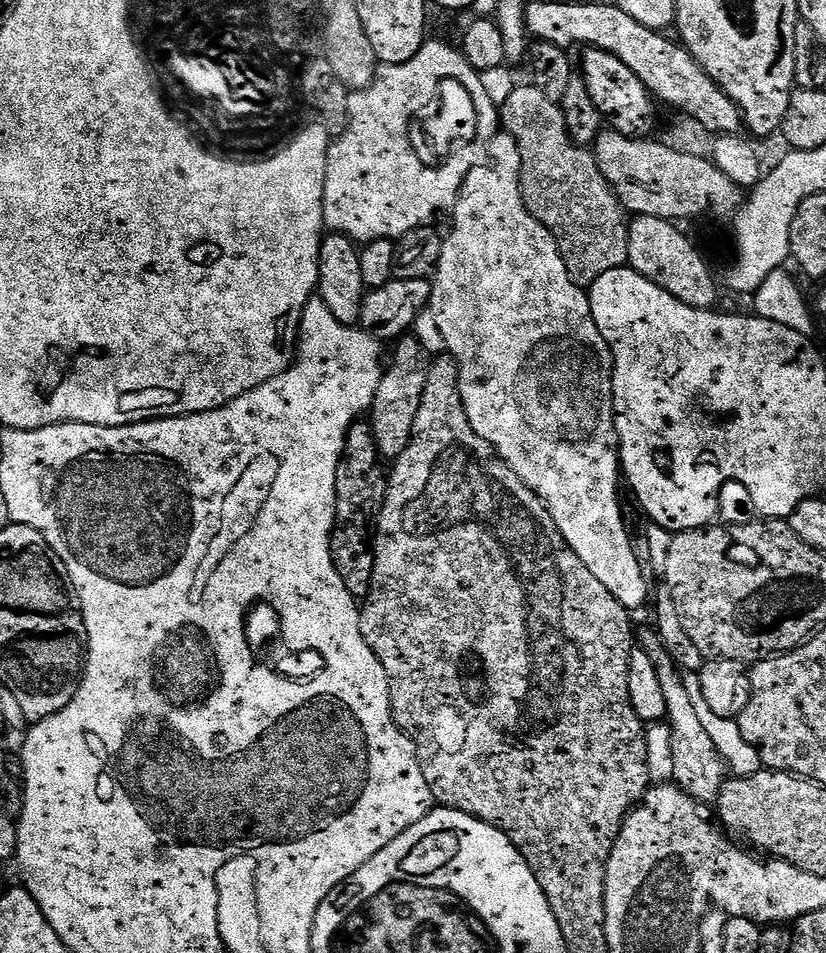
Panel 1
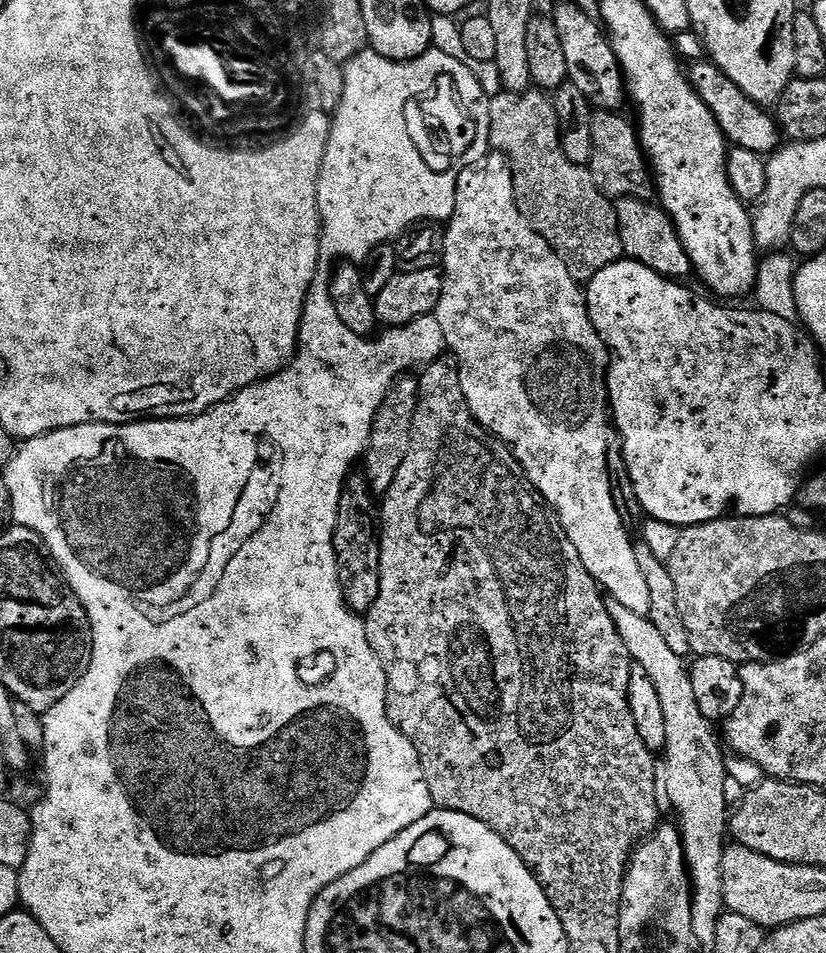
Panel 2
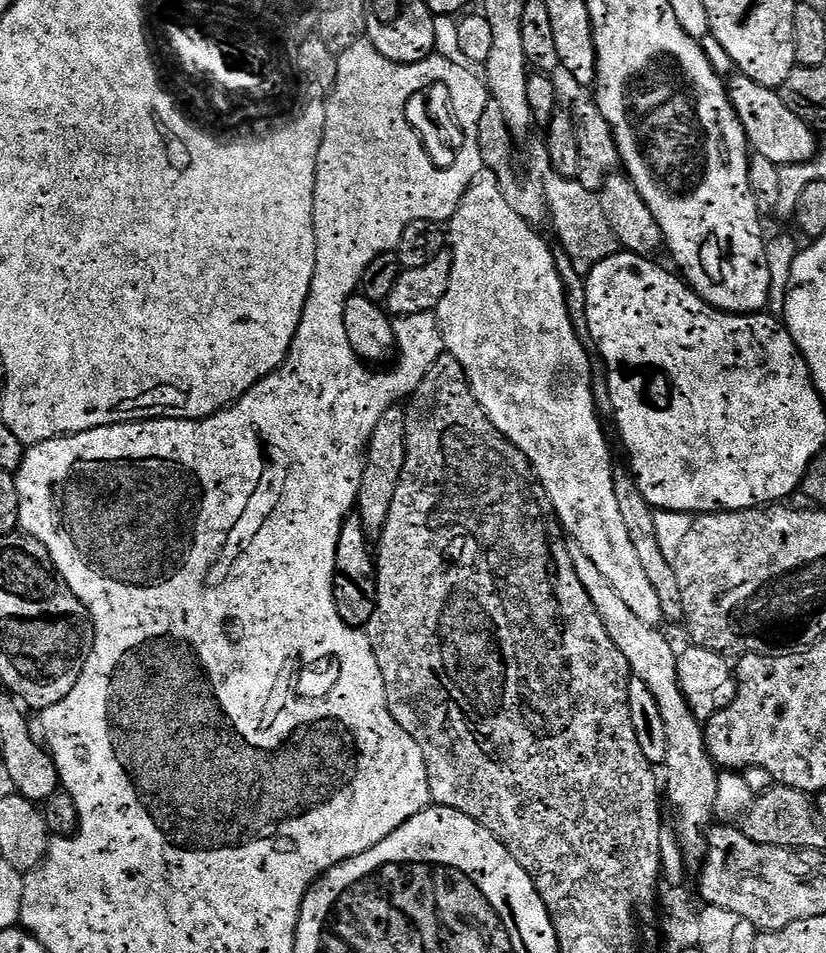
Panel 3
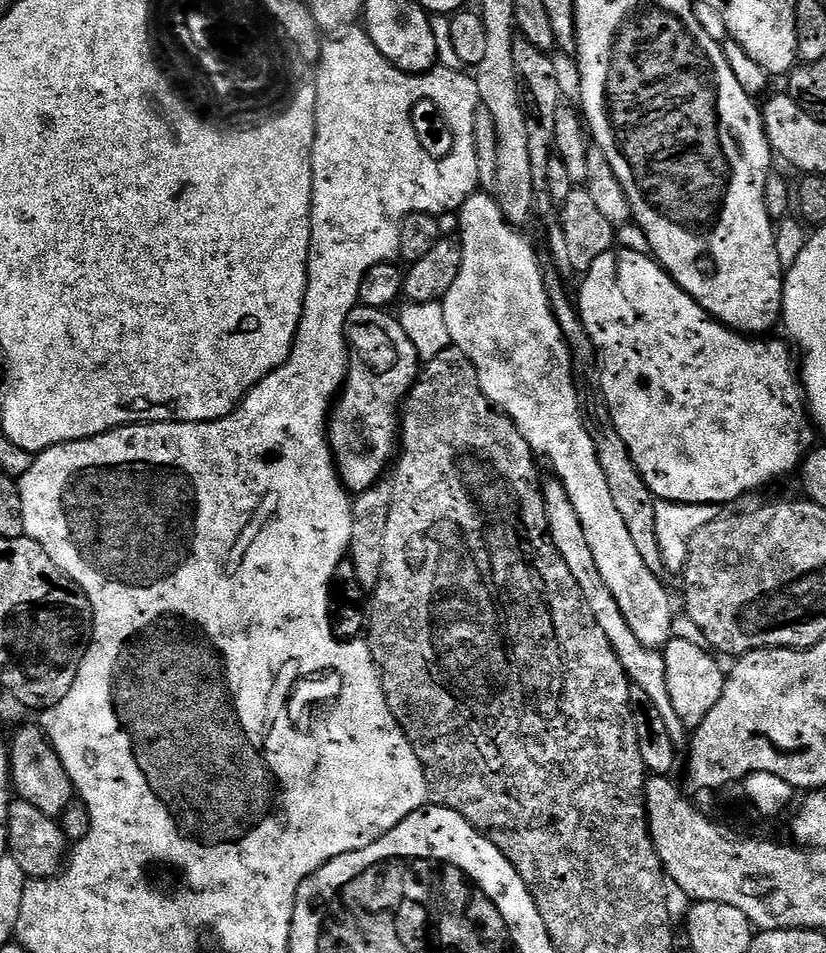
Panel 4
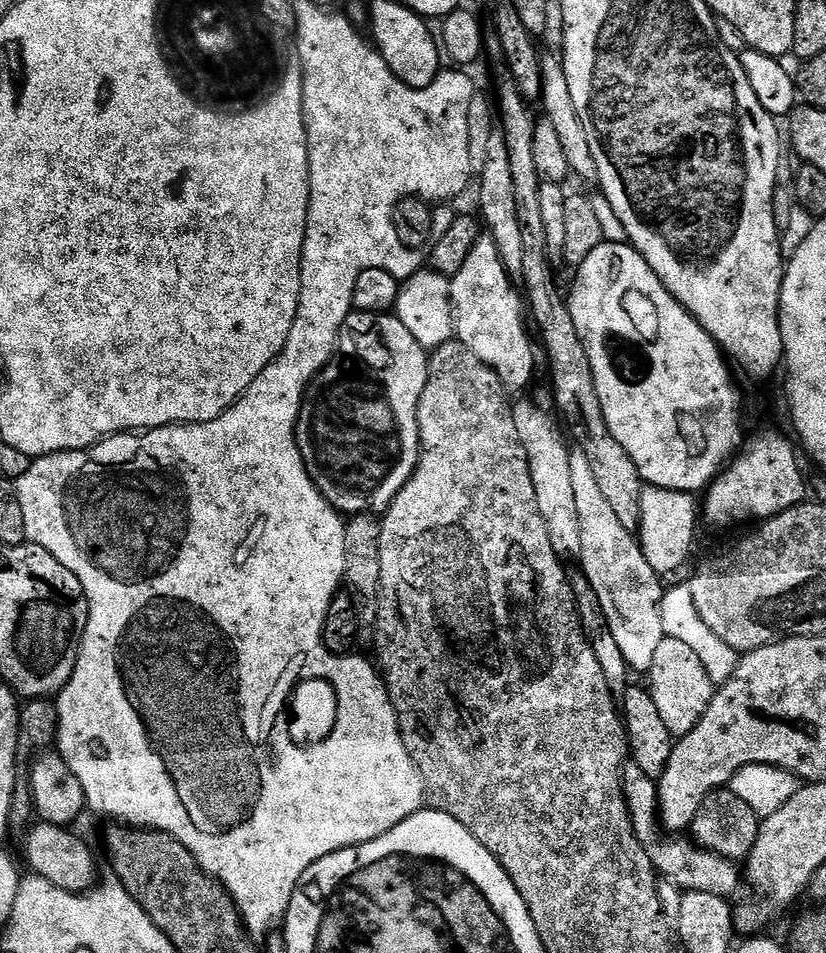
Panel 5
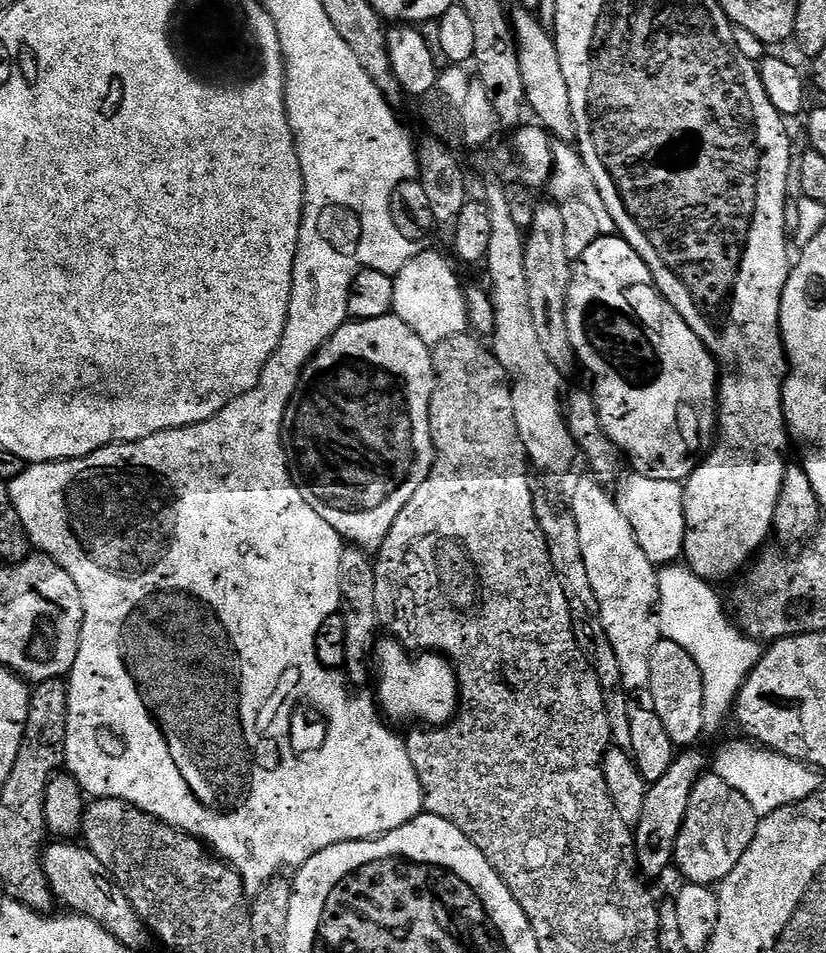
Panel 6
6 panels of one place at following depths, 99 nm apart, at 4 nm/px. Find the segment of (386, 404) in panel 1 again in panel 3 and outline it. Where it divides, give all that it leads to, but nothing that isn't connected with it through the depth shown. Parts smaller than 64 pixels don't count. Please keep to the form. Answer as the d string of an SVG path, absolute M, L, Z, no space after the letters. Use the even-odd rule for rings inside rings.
M392 405L380 416L369 436L355 509L356 515L363 522L363 528L370 538L379 537L384 531L386 518L389 517L390 503L393 501L394 491L401 478L402 466L405 465L405 414L406 410L401 405Z

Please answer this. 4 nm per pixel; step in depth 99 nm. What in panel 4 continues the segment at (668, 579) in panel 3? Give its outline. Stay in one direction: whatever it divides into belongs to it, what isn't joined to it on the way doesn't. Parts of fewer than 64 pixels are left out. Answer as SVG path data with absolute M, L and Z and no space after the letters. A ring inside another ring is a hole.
M548 266L543 271L544 286L552 313L566 338L568 349L572 352L572 376L574 390L578 396L578 410L582 414L582 426L586 426L586 434L590 434L590 442L594 442L594 450L598 454L598 466L602 466L602 474L606 474L606 483L612 495L614 507L618 509L618 515L622 517L622 522L630 533L630 539L634 542L642 562L646 562L646 566L655 576L663 577L666 571L662 550L658 546L658 514L656 513L658 501L646 486L638 466L634 466L634 458L630 458L630 450L626 442L622 442L622 434L618 434L614 426L614 418L600 389L596 347L592 345L590 334L586 334L586 326L582 322L577 305L573 297L572 300L568 297L568 292L564 289L567 288L565 281L560 279L555 268Z

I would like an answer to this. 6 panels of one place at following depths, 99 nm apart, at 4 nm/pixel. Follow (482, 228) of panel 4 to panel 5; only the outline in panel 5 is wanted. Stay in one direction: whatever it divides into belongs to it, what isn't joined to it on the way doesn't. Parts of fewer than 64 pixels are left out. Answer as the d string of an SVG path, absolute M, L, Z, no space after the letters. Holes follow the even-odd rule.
M487 234L480 235L478 242L474 242L470 258L466 258L462 270L451 277L455 339L495 370L508 390L526 387L528 379L536 372L536 348L532 345L533 333L526 323L526 304L517 285L515 288L512 284L515 284L513 277L504 268L498 246ZM578 450L572 452L570 475L574 481L574 502L578 502L578 522L582 522L579 567L590 586L594 586L598 602L602 602L602 614L606 614L610 634L614 634L622 649L622 658L626 658L633 673L647 674L654 662L654 653L665 638L660 609L665 589L660 588L661 577L646 562L639 539L618 522L594 479L586 454Z

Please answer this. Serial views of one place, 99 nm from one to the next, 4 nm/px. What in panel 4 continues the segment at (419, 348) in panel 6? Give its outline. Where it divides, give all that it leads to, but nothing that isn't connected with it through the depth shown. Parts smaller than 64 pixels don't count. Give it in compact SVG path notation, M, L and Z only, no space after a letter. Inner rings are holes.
M357 306L344 324L344 339L348 342L348 377L328 413L328 446L340 481L349 493L359 494L381 482L398 452L398 429L404 397L416 383L422 361L414 343L406 336L399 319L383 308Z

